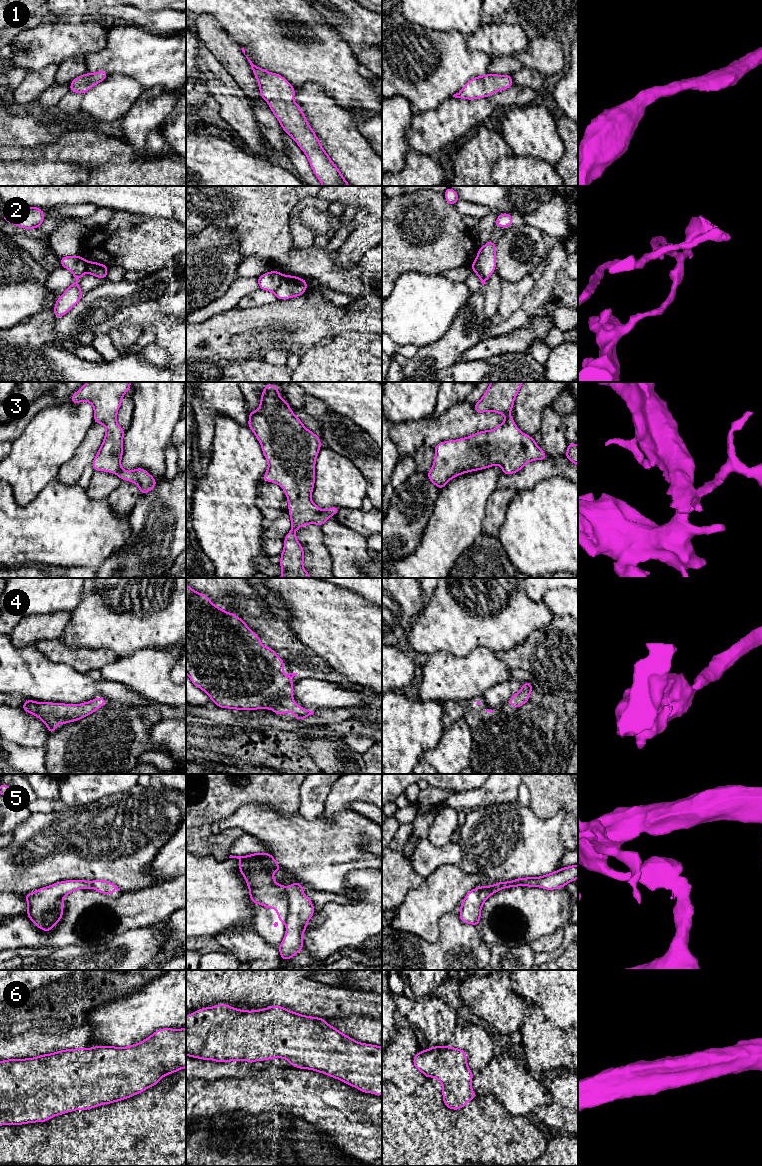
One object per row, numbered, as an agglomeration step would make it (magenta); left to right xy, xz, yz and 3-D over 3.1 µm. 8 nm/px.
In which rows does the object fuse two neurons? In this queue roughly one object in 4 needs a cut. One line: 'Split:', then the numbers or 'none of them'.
Split: 2, 5

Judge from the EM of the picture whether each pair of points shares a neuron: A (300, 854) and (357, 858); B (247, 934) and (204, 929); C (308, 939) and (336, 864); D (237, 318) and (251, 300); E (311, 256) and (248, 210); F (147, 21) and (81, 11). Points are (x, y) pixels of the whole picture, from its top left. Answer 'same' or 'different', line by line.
A: same
B: different
C: different
D: different
E: same
F: same

